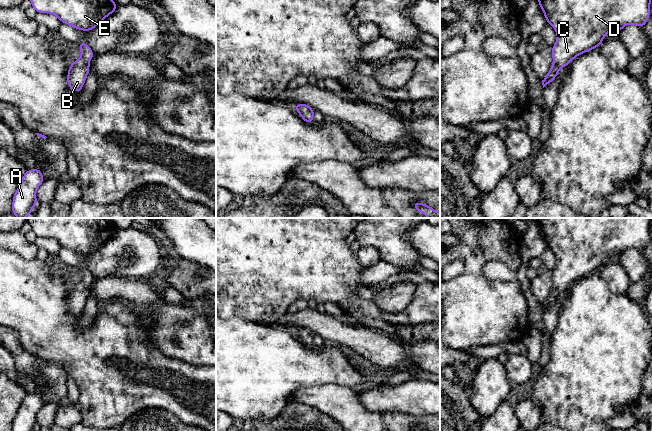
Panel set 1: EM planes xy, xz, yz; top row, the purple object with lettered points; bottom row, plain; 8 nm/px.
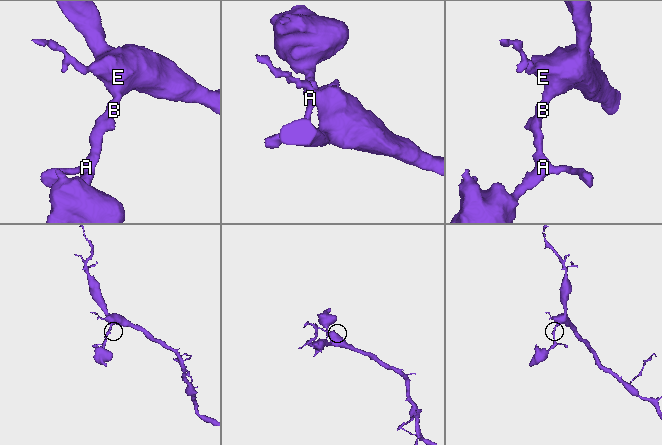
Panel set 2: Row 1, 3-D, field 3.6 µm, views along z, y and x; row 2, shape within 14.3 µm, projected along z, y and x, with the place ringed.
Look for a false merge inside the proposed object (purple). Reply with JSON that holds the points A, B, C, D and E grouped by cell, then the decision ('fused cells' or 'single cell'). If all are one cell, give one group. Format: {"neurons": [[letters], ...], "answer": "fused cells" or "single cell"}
{"neurons": [["A", "B", "C", "D", "E"]], "answer": "single cell"}

